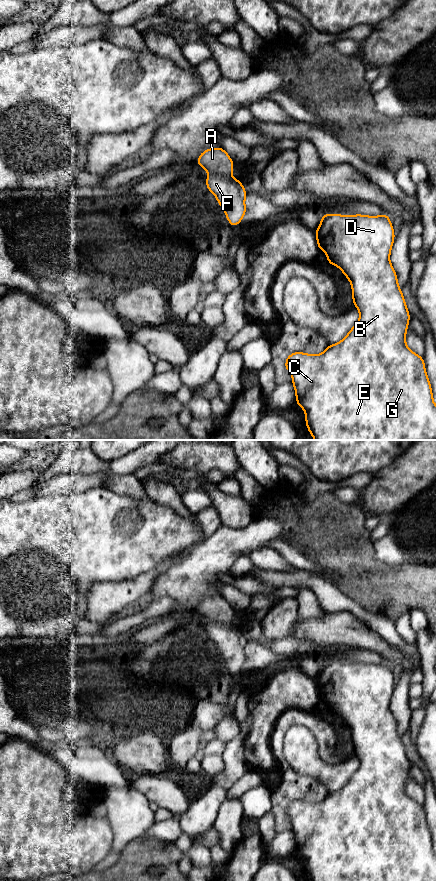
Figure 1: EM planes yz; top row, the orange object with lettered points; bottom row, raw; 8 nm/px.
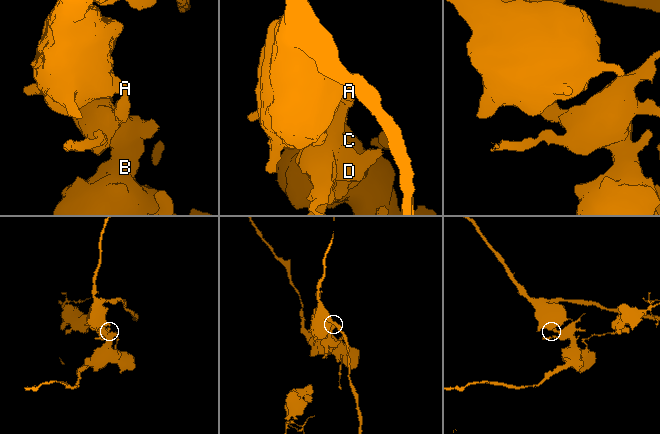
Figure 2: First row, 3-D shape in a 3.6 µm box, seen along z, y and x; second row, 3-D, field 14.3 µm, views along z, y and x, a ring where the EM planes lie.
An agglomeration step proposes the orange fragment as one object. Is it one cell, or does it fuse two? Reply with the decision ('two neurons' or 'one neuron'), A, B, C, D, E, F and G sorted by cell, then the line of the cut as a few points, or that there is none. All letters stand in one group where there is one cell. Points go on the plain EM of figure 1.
two neurons; A / B C D E F G; cut in yz along (209, 621), (221, 621), (231, 624)

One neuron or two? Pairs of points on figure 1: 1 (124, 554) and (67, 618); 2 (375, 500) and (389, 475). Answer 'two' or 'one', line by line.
1: one
2: one

